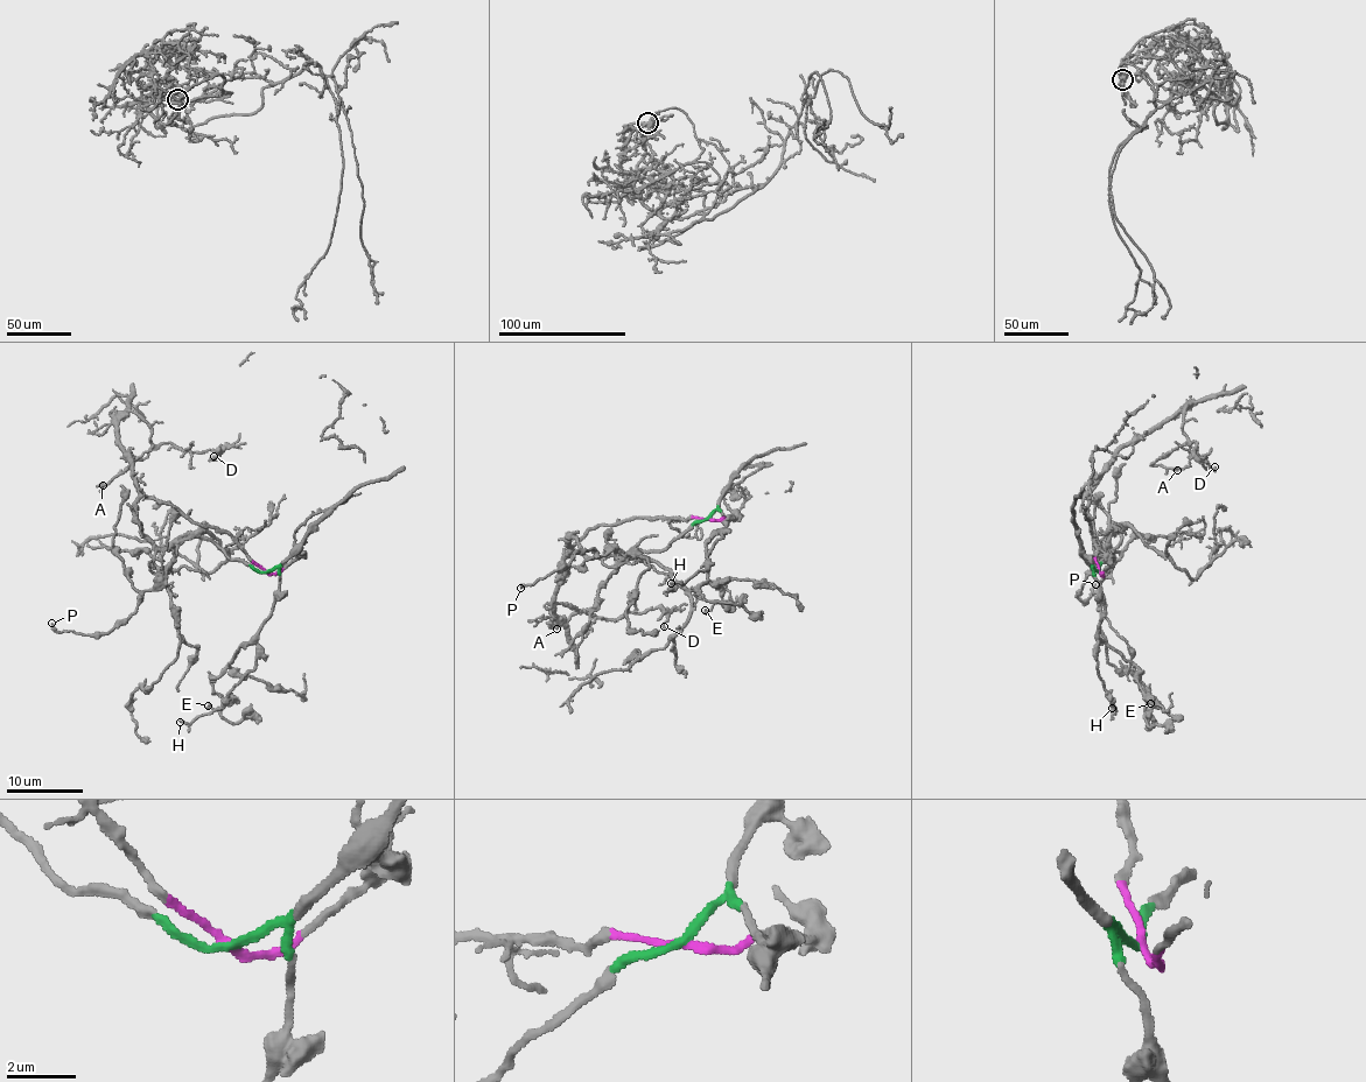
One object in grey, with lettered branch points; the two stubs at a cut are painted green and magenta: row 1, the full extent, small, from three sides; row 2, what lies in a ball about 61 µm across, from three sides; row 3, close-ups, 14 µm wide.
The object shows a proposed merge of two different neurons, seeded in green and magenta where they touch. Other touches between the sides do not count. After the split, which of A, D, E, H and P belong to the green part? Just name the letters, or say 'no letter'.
E, H, P

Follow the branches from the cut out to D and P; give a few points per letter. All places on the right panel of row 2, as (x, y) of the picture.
D: (1099, 571), (1088, 484), (1125, 445), (1188, 404), (1183, 433), (1197, 444), (1192, 454), (1216, 466)
P: (1099, 571), (1121, 538), (1112, 525), (1111, 546), (1097, 560), (1098, 569), (1077, 595), (1086, 602), (1095, 583)

